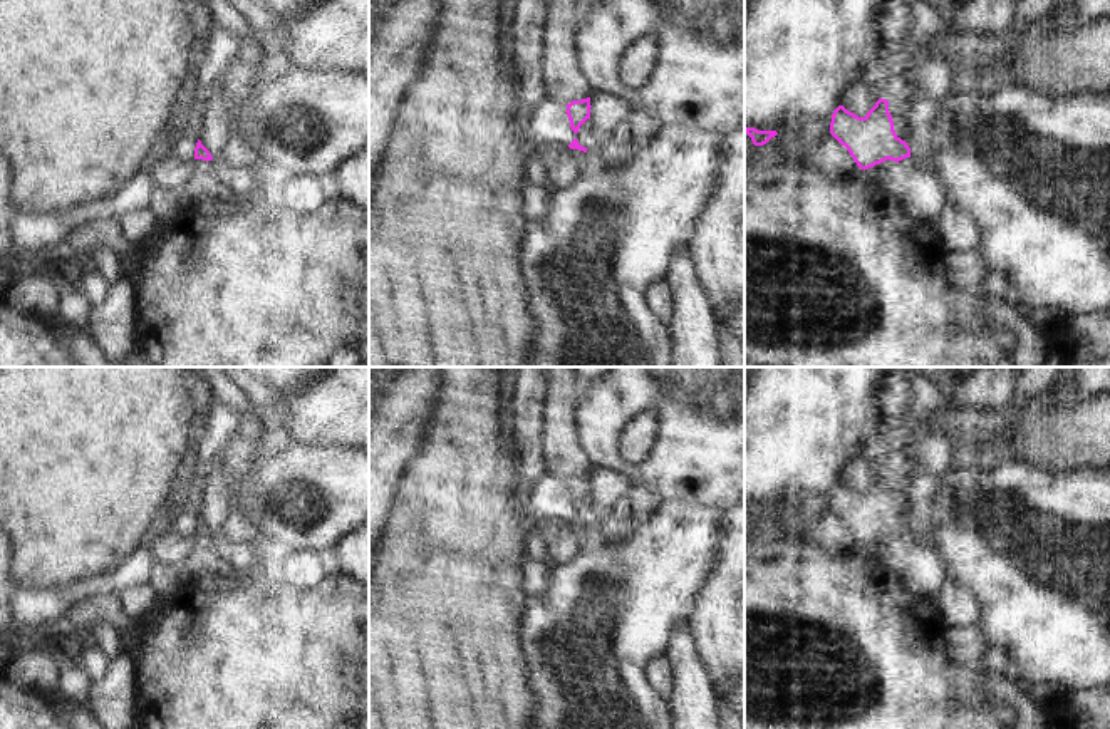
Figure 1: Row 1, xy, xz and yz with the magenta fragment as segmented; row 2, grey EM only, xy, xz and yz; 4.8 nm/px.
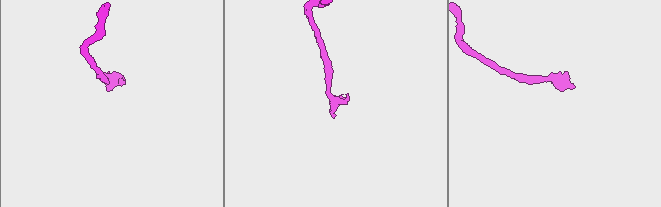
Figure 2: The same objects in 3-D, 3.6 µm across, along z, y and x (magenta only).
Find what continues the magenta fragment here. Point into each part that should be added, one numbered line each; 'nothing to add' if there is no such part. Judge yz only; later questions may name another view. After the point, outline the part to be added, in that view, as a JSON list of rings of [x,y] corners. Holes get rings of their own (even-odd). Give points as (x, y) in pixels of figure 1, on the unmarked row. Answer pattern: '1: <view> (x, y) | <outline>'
1: yz (921, 570) | [[[912,533],[897,538],[897,550],[885,563],[890,576],[915,598],[936,598],[947,580],[947,565],[936,546]]]

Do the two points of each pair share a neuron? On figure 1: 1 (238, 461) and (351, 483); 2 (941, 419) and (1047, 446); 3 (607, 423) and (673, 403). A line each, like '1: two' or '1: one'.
1: two
2: one
3: one

